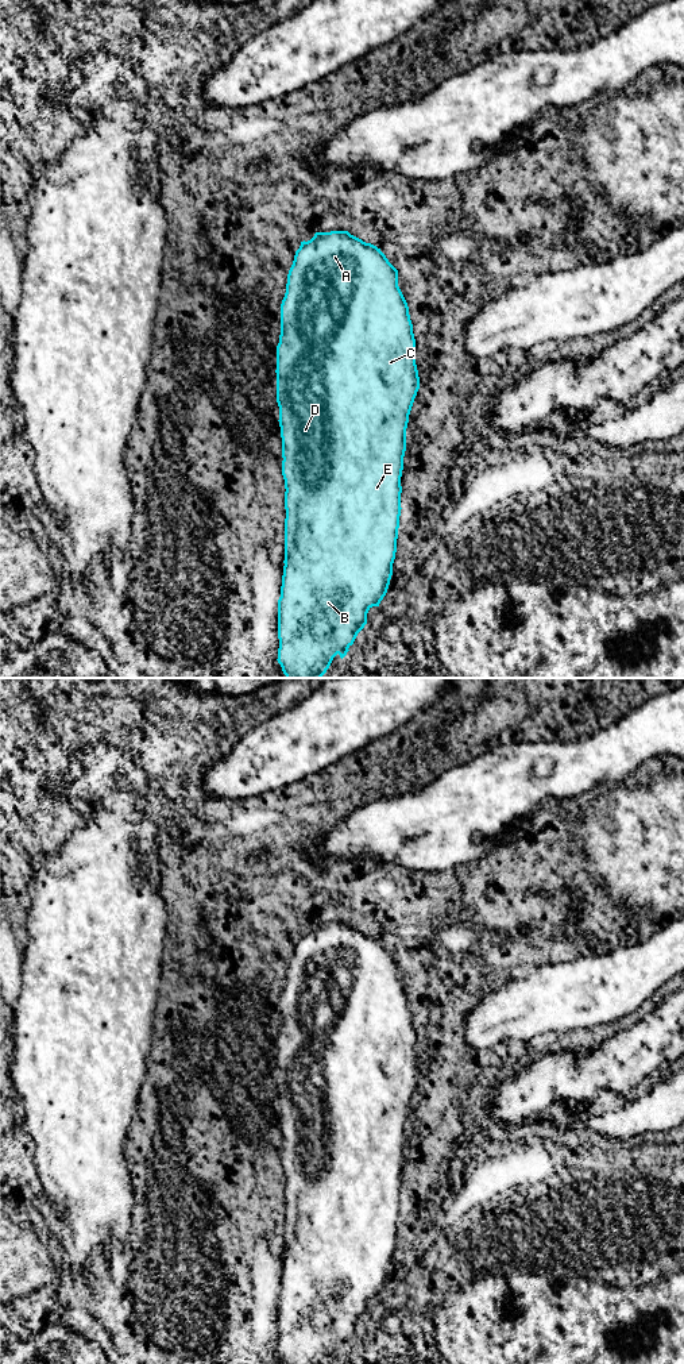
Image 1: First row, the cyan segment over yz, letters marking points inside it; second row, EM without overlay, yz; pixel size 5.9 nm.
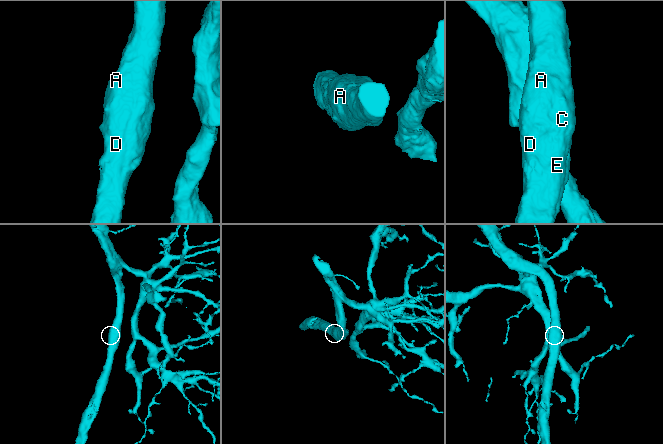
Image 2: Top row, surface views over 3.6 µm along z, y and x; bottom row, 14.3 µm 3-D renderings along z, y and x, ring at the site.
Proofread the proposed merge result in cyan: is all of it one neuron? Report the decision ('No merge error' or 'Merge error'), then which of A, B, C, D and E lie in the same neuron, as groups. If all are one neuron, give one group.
No merge error. Groups: A B C D E

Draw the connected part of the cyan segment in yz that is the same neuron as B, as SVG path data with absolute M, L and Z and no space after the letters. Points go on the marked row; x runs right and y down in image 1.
M331 231L331 232L316 232L314 236L308 242L301 242L300 248L295 251L293 265L287 274L286 293L281 304L281 335L279 343L277 346L277 402L279 406L279 427L282 438L282 475L285 479L285 566L282 575L281 597L278 600L278 663L282 667L286 678L321 678L329 668L333 658L339 654L343 659L348 648L353 644L358 633L367 624L367 613L372 606L379 606L380 601L387 593L390 579L393 575L393 563L397 552L397 539L399 528L399 516L401 516L401 477L403 470L403 456L406 451L406 428L409 423L409 415L420 389L420 377L416 365L416 339L413 334L413 324L409 315L407 303L398 286L398 270L389 262L386 255L371 243L366 243L362 239L351 235L348 231Z

